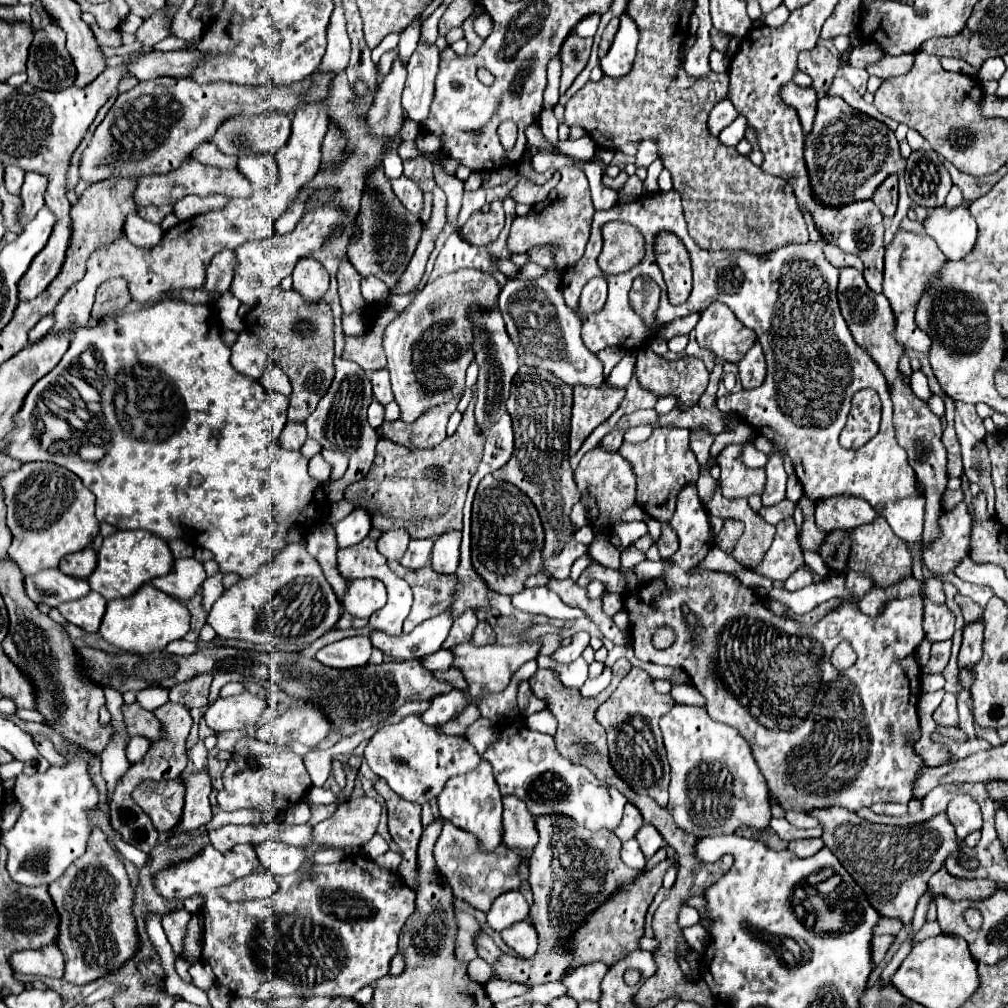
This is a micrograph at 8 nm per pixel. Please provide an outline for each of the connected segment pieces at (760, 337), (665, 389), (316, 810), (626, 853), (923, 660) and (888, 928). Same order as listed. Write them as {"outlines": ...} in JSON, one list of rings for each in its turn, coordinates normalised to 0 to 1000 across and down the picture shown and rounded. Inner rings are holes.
{"outlines":[[[[666,188],[662,191],[658,191],[658,189],[642,191],[642,193],[636,193],[634,197],[626,199],[626,201],[612,201],[610,205],[606,205],[602,209],[590,209],[588,231],[586,231],[586,237],[582,241],[580,253],[576,255],[576,259],[572,259],[572,263],[566,263],[564,267],[559,269],[559,293],[561,293],[561,301],[564,305],[572,305],[578,283],[584,277],[594,275],[598,271],[596,267],[592,267],[592,253],[596,251],[596,241],[598,241],[596,223],[602,221],[602,219],[620,219],[620,221],[626,221],[628,225],[632,225],[636,229],[636,233],[640,235],[640,255],[628,267],[624,267],[624,271],[598,273],[604,281],[604,295],[602,295],[602,301],[600,301],[598,309],[586,313],[578,320],[578,340],[588,350],[592,350],[600,344],[606,344],[606,342],[614,342],[614,344],[620,344],[620,346],[630,346],[630,344],[640,342],[640,338],[644,336],[644,326],[640,324],[640,320],[636,318],[634,313],[628,313],[628,307],[626,307],[624,297],[622,297],[626,281],[632,273],[644,273],[656,285],[656,303],[652,307],[652,320],[656,320],[656,322],[660,322],[660,320],[664,320],[672,314],[684,313],[684,311],[693,311],[693,309],[701,307],[707,299],[715,299],[715,301],[723,303],[723,307],[731,313],[731,316],[751,330],[751,338],[755,340],[755,344],[759,348],[759,354],[761,354],[761,374],[759,374],[757,382],[751,384],[751,386],[737,386],[733,390],[723,390],[719,394],[713,394],[711,404],[713,404],[713,408],[731,410],[737,420],[745,422],[757,434],[767,438],[767,441],[771,445],[769,451],[763,451],[763,457],[759,461],[761,481],[759,481],[759,489],[755,491],[757,501],[771,501],[779,493],[779,479],[781,479],[781,469],[779,469],[779,463],[777,463],[779,453],[785,455],[785,459],[791,467],[791,473],[797,481],[798,488],[807,497],[820,495],[820,493],[826,493],[826,491],[848,491],[848,493],[860,495],[866,503],[870,503],[870,501],[878,501],[882,497],[892,497],[892,495],[898,495],[898,493],[916,493],[916,489],[910,485],[910,473],[908,473],[906,465],[900,459],[900,449],[898,449],[898,445],[892,443],[892,439],[888,436],[886,398],[882,394],[882,384],[880,384],[878,372],[874,370],[872,362],[862,354],[862,350],[858,350],[858,346],[854,346],[848,340],[848,336],[844,334],[844,330],[840,326],[840,320],[838,320],[838,316],[832,309],[832,303],[830,303],[832,267],[828,267],[818,257],[814,241],[811,243],[811,241],[803,239],[795,245],[781,243],[781,245],[765,249],[763,253],[757,253],[757,255],[740,253],[740,249],[697,248],[683,231],[682,222],[678,215],[676,193],[670,188]],[[658,227],[670,231],[680,241],[685,253],[688,269],[688,289],[686,289],[684,297],[678,303],[666,303],[664,301],[662,285],[660,285],[656,267],[650,261],[648,239],[650,239],[650,233]],[[858,384],[868,386],[874,394],[874,400],[876,400],[874,428],[858,443],[842,447],[842,445],[836,445],[832,441],[832,430],[838,424],[844,394],[852,386],[858,386]]],[[[634,346],[632,348],[632,374],[634,374],[634,380],[640,386],[648,388],[654,394],[664,392],[664,390],[672,392],[674,394],[674,404],[676,402],[686,404],[697,392],[697,388],[701,386],[701,380],[703,380],[703,368],[701,368],[701,364],[697,362],[695,356],[676,354],[672,358],[662,358],[656,352],[648,350],[646,346]]],[[[328,797],[328,799],[307,799],[307,801],[309,801],[309,813],[307,814],[311,814],[311,818],[313,818],[313,816],[328,811],[332,807],[334,799]]],[[[626,832],[626,834],[620,834],[620,836],[618,836],[616,852],[618,852],[618,856],[624,858],[626,862],[634,862],[634,864],[640,862],[640,850],[638,850],[634,838],[632,838],[632,832]]],[[[918,632],[910,642],[908,647],[909,655],[913,661],[917,661],[923,654],[923,646],[924,646],[924,638]]],[[[874,912],[868,920],[868,928],[876,928],[876,926],[884,926],[884,928],[890,928],[894,924],[894,914],[890,912]]]]}

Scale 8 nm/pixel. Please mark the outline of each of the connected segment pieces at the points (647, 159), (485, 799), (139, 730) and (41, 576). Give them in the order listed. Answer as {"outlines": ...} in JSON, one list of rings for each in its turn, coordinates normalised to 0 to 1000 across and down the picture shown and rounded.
{"outlines":[[[[640,138],[634,142],[634,150],[632,150],[632,166],[642,166],[652,158],[652,142],[648,138]]],[[[477,753],[473,763],[445,773],[441,777],[441,783],[438,785],[438,791],[434,791],[434,797],[436,797],[438,811],[445,813],[451,820],[473,830],[477,844],[485,846],[493,842],[493,838],[497,838],[499,834],[499,816],[497,816],[499,797],[497,797],[497,787],[493,783],[485,755]]],[[[136,695],[130,697],[130,699],[122,699],[121,705],[128,731],[142,729],[150,737],[162,733],[162,719],[160,719],[160,715],[156,715],[156,711],[150,705],[142,703]]],[[[43,564],[33,572],[25,572],[25,588],[31,596],[45,598],[49,602],[57,602],[59,598],[72,596],[84,592],[90,582],[82,574],[68,572],[59,564]]]]}

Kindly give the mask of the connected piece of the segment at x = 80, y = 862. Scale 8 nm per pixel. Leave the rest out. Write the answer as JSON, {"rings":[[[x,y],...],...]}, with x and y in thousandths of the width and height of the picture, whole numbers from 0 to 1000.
{"rings":[[[94,820],[90,824],[86,844],[82,846],[82,850],[76,850],[76,854],[72,854],[72,858],[68,858],[68,862],[57,874],[53,874],[53,878],[49,878],[49,888],[55,894],[55,900],[61,908],[57,939],[64,947],[64,973],[78,977],[78,979],[92,975],[92,973],[106,969],[112,963],[120,961],[126,953],[130,953],[140,943],[142,936],[136,926],[134,908],[132,908],[134,884],[128,878],[128,870],[124,866],[124,860],[116,848],[116,844],[108,838],[108,834],[100,822]]]}

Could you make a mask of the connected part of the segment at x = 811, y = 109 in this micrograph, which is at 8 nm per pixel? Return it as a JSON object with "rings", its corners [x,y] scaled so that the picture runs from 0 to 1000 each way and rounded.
{"rings":[[[783,82],[775,88],[775,96],[781,104],[789,106],[797,124],[797,132],[803,134],[807,128],[807,116],[811,112],[811,92],[807,86],[793,86]]]}

